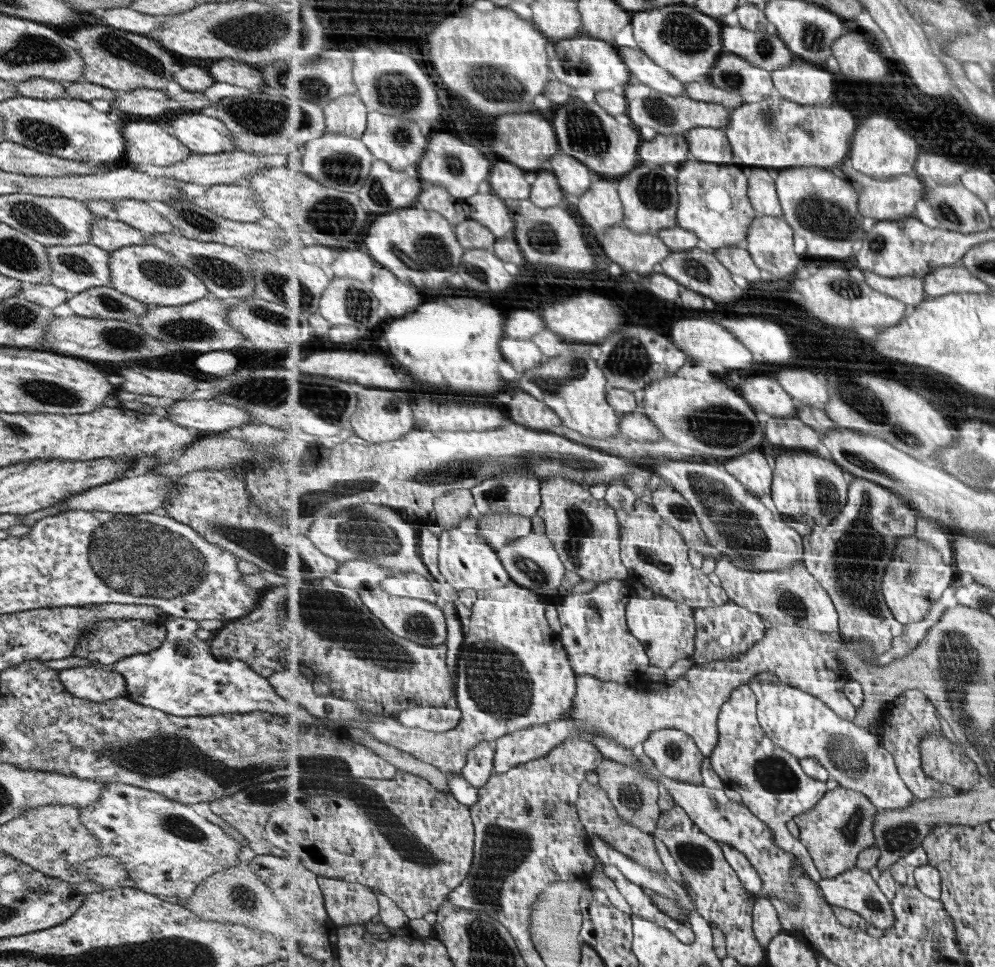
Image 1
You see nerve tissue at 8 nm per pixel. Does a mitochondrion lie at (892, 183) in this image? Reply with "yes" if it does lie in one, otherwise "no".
no

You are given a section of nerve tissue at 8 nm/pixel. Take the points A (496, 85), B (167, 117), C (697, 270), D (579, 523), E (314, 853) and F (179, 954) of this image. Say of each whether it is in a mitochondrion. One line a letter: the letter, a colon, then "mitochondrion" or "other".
A: mitochondrion
B: other
C: mitochondrion
D: mitochondrion
E: other
F: mitochondrion

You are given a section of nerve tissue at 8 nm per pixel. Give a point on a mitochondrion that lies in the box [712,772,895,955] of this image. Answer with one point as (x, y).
(848, 832)

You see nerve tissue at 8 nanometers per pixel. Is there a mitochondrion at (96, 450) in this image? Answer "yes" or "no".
no

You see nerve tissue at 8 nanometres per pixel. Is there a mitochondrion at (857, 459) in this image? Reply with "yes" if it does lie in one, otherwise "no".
yes

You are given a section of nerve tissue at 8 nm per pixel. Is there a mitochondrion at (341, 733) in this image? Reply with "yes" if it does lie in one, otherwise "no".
no

